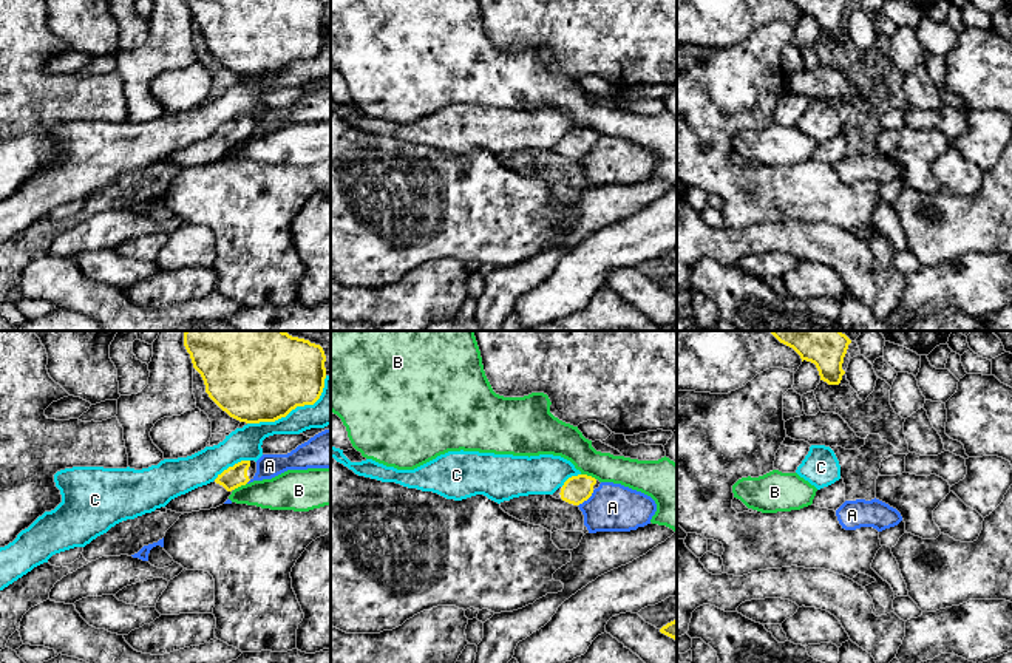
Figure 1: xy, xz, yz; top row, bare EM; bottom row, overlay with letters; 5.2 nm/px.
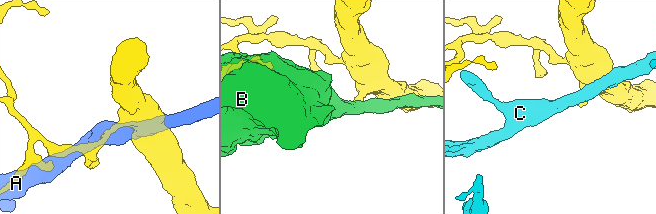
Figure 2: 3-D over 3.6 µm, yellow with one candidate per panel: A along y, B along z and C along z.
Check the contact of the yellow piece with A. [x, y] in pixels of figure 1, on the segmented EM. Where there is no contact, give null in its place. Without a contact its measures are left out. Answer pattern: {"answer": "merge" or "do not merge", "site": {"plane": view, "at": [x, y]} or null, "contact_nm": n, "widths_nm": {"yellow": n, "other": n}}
{"answer": "do not merge", "site": {"plane": "xz", "at": [586, 499]}, "contact_nm": 120, "widths_nm": {"yellow": 140, "other": 260}}

